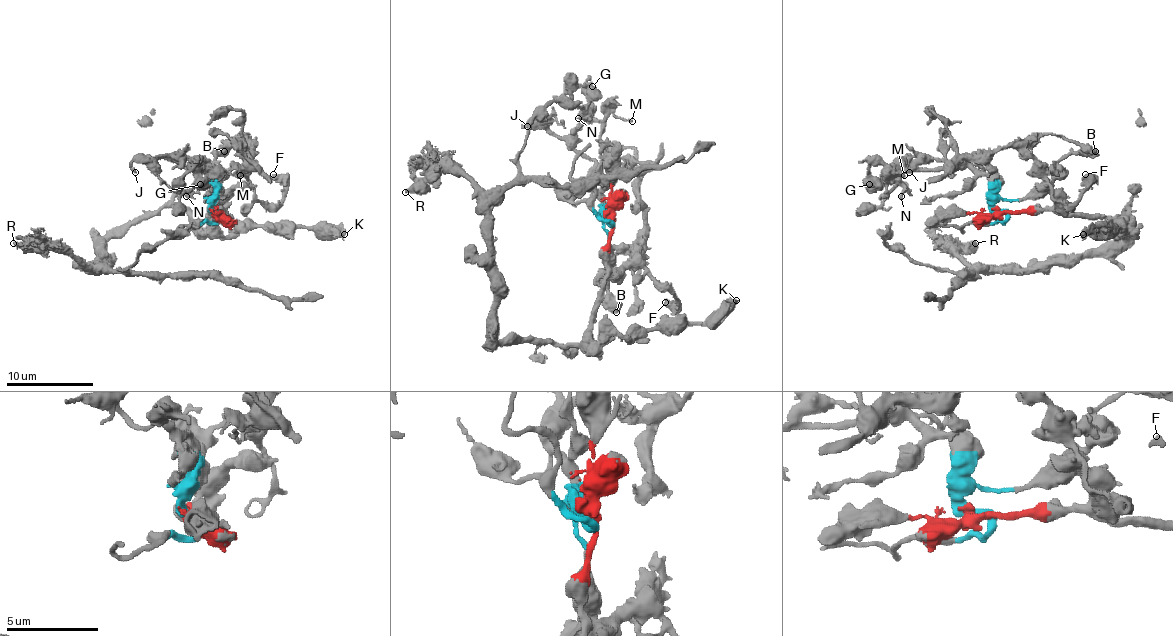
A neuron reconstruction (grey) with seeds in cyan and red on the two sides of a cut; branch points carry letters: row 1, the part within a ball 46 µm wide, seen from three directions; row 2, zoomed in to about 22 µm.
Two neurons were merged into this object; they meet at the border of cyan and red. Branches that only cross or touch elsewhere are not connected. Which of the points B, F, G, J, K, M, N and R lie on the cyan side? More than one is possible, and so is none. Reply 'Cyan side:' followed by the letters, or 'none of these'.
Cyan side: B, G, J, M, N

